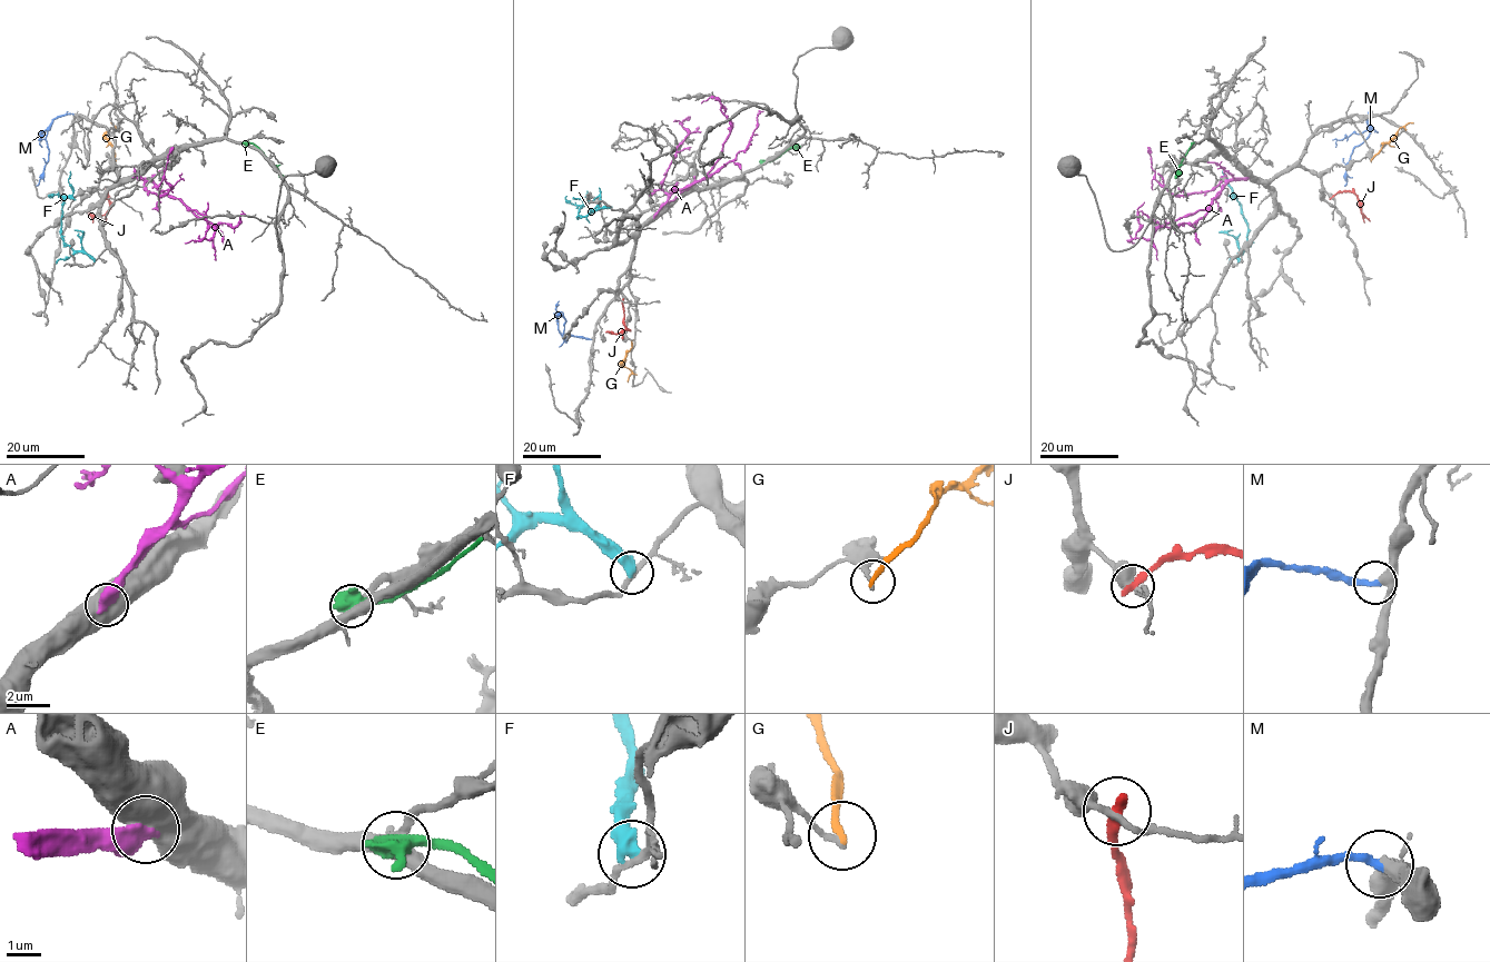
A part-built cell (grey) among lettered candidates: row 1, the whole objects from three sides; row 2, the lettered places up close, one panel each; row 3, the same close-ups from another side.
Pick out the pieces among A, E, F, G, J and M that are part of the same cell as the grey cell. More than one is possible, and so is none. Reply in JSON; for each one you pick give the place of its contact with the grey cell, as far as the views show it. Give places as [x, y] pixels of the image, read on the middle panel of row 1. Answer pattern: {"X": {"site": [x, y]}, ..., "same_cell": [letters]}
{"M": {"site": [591, 339]}, "same_cell": ["M"]}

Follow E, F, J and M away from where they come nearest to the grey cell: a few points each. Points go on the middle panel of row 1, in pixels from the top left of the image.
E: (762, 162), (772, 160), (798, 144)
F: (611, 208), (578, 217), (581, 207), (590, 200), (584, 196), (588, 191)
J: (622, 300), (624, 329), (617, 334), (605, 331)
M: (590, 338), (569, 336), (564, 338), (565, 319), (553, 314)

